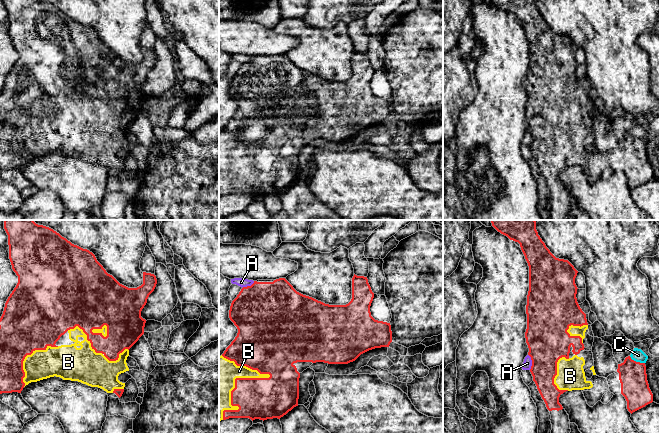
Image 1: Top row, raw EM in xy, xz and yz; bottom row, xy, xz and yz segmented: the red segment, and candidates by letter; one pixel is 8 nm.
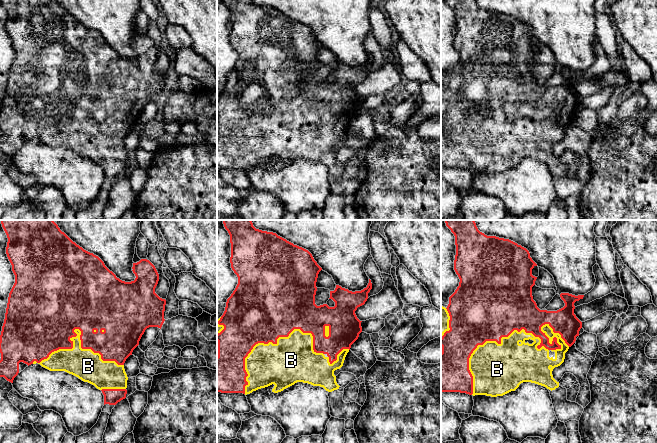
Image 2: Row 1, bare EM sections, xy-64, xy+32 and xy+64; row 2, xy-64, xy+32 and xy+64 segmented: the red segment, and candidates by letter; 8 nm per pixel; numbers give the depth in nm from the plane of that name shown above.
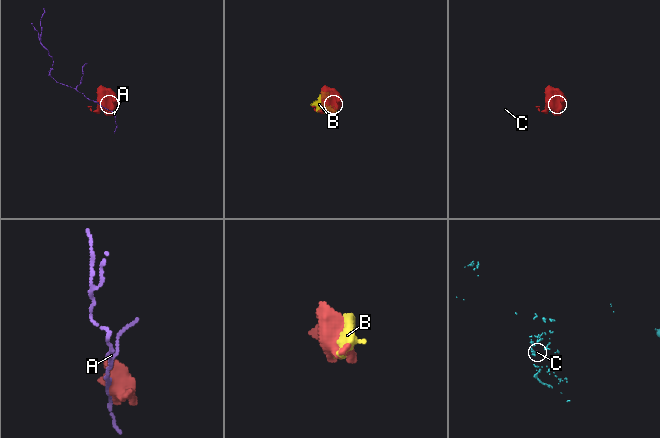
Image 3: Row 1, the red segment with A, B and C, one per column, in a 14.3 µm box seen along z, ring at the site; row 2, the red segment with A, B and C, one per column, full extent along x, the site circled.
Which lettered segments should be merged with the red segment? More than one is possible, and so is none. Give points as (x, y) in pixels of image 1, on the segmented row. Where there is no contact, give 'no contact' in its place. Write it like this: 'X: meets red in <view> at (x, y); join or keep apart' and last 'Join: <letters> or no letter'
A: meets red in yz at (532, 362); keep apart
B: meets red in xz at (232, 390); join
C: meets red in yz at (637, 362); keep apart
Join: B

